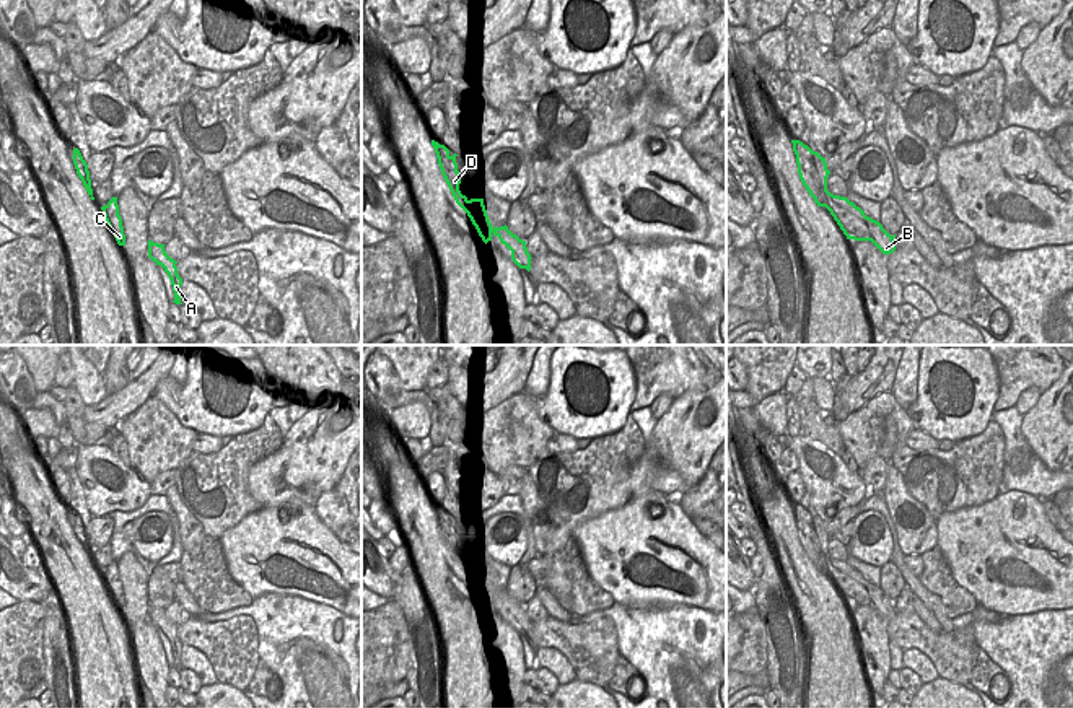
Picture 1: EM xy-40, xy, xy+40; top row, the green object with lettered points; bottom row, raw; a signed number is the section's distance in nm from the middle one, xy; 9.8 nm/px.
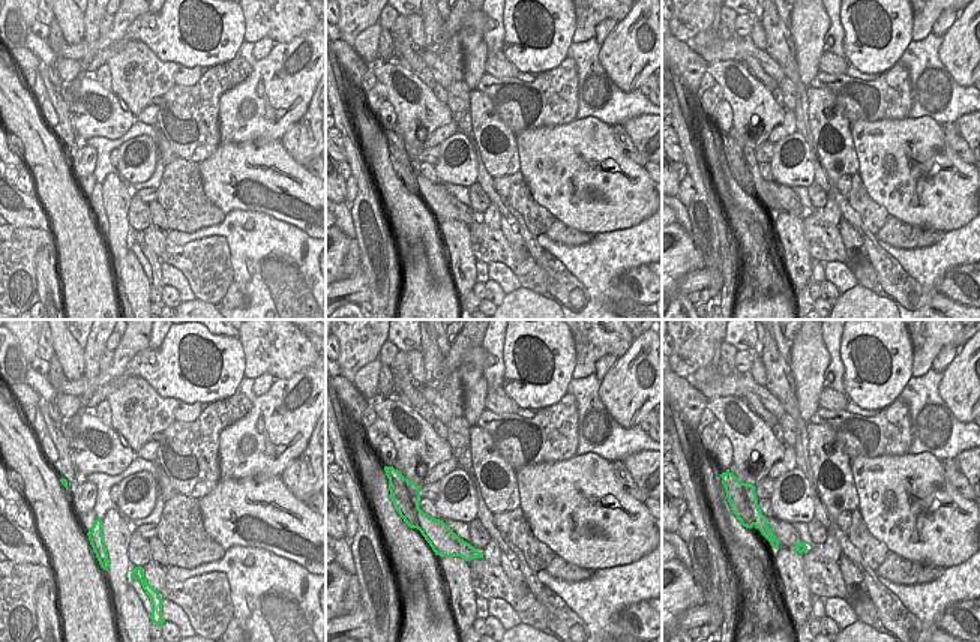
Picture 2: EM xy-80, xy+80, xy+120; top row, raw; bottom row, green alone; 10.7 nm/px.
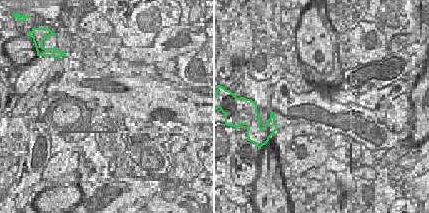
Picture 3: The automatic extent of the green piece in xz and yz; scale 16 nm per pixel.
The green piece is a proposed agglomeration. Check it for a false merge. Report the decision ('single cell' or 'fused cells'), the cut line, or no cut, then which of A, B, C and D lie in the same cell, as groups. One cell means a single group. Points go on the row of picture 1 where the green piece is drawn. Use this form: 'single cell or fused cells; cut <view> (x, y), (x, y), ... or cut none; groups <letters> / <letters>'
fused cells; cut xy (476, 225), (487, 233), (486, 241); groups A B D / C

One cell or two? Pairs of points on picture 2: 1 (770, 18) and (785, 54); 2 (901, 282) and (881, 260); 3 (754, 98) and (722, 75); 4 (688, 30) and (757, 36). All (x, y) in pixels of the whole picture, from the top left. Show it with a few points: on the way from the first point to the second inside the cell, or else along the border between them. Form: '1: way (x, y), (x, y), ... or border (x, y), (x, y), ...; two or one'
1: way (773, 27), (779, 38), (779, 45); one
2: way (895, 276), (886, 266); one
3: way (745, 99), (733, 93), (727, 84); one
4: border (749, 35), (751, 41), (764, 51); two

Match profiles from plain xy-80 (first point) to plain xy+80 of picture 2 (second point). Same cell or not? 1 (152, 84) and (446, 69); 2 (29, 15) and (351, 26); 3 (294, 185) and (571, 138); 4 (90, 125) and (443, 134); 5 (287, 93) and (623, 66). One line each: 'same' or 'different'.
1: same
2: same
3: same
4: different
5: same

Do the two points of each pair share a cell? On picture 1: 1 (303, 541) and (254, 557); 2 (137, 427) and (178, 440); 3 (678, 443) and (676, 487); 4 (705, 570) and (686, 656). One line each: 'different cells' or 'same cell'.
1: same cell
2: same cell
3: different cells
4: different cells

